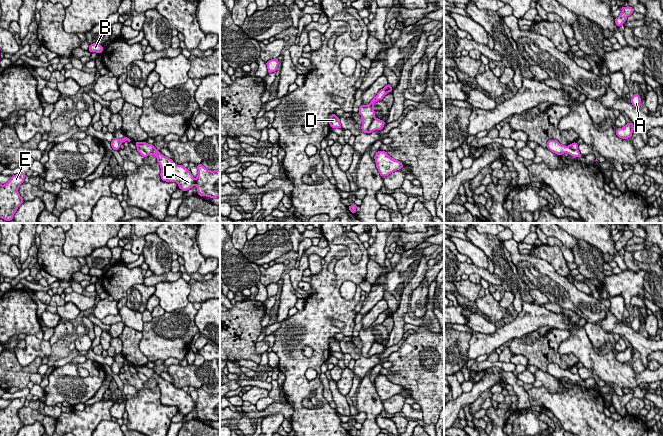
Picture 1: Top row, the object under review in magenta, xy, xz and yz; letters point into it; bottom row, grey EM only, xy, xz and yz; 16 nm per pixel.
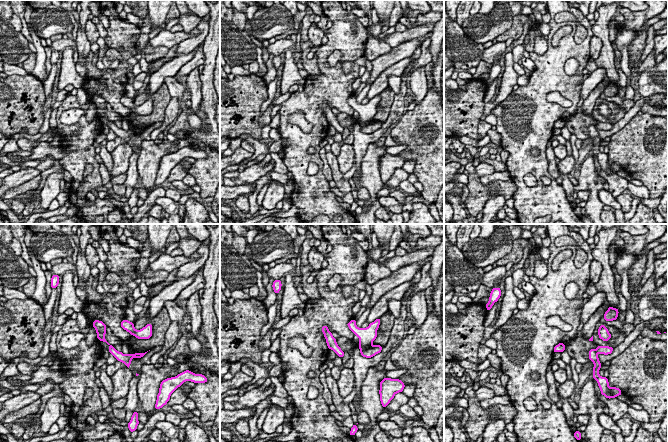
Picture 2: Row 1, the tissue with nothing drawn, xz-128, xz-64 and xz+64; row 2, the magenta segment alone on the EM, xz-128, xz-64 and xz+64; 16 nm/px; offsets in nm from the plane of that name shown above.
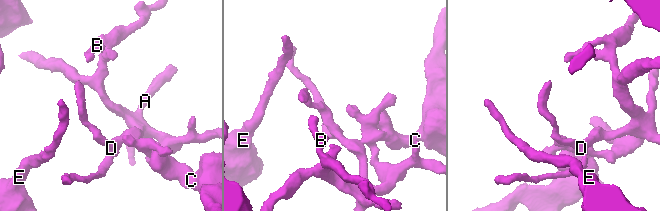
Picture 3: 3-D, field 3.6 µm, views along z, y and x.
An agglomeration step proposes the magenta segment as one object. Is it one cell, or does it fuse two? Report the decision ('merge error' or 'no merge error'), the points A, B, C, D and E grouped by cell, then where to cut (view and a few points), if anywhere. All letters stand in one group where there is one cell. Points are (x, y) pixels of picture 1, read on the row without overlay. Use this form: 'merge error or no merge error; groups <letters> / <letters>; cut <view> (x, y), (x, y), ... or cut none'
merge error; groups A B D / C E; cut xz (375, 342), (369, 349), (368, 354), (370, 356)

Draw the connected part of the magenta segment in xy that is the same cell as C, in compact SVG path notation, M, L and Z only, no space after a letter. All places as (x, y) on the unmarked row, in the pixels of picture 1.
M135 366L137 372L143 373L148 379L155 379L161 392L161 403L166 406L177 406L180 413L187 415L197 410L199 420L210 422L220 421L220 393L208 394L202 388L197 389L198 399L195 403L183 389L177 389L172 383L164 380L153 368Z

